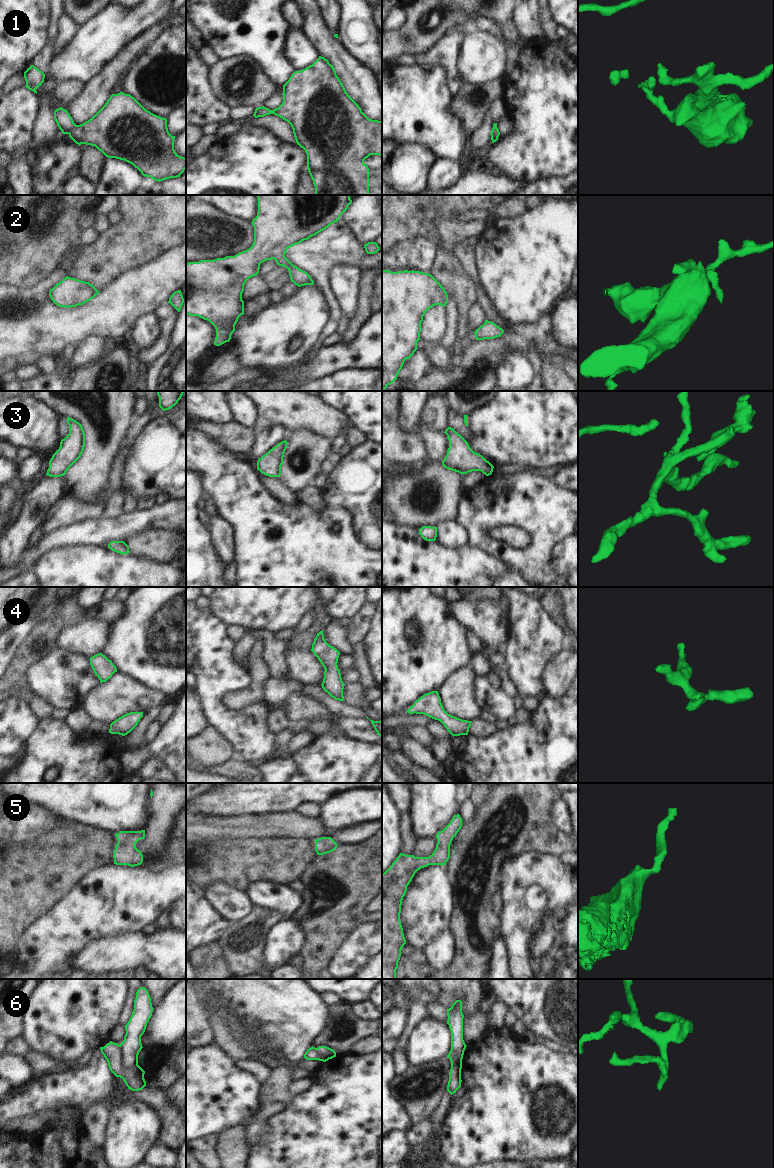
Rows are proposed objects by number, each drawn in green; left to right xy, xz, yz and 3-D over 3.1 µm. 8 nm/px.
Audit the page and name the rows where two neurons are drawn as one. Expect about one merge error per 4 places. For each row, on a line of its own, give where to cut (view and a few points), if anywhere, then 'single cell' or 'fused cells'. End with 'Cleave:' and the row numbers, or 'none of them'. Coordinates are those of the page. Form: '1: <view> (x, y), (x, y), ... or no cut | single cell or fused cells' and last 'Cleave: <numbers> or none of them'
1: no cut | single cell
2: no cut | single cell
3: no cut | single cell
4: no cut | single cell
5: no cut | single cell
6: xy (119, 1045), (122, 1065), (125, 1068), (132, 1068), (137, 1065) | fused cells
Cleave: 6

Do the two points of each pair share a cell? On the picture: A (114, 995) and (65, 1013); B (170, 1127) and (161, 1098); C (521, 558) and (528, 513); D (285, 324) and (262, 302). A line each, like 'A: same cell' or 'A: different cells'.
A: same cell
B: same cell
C: same cell
D: different cells

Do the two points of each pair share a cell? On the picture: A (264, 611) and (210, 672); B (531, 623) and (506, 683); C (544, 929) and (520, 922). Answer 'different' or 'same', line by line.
A: different
B: different
C: same

